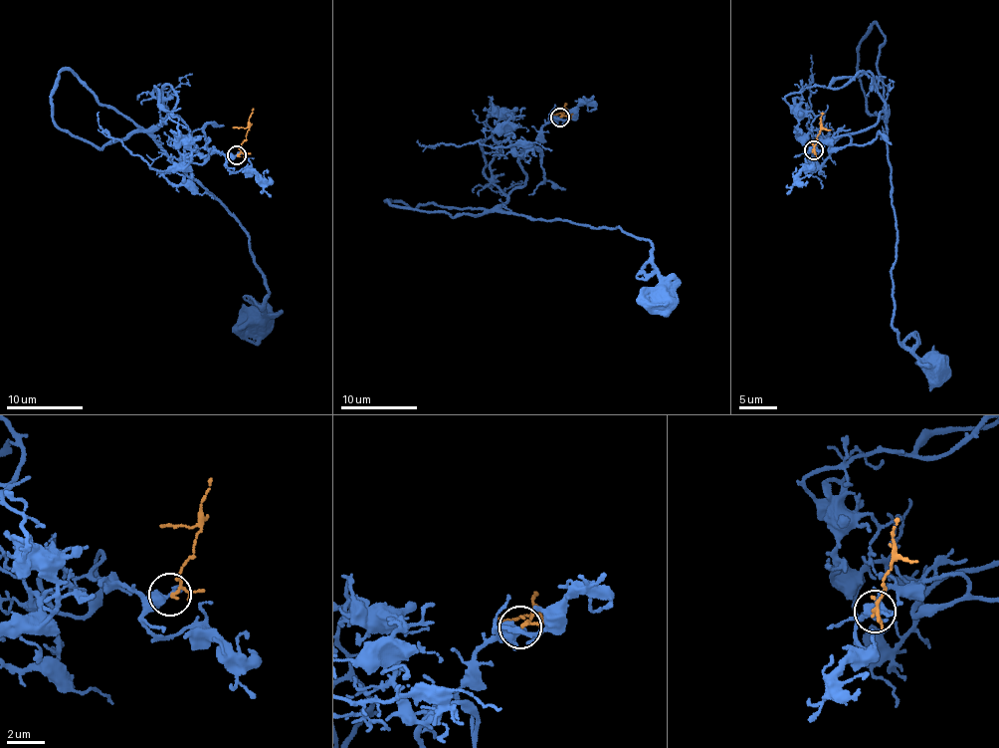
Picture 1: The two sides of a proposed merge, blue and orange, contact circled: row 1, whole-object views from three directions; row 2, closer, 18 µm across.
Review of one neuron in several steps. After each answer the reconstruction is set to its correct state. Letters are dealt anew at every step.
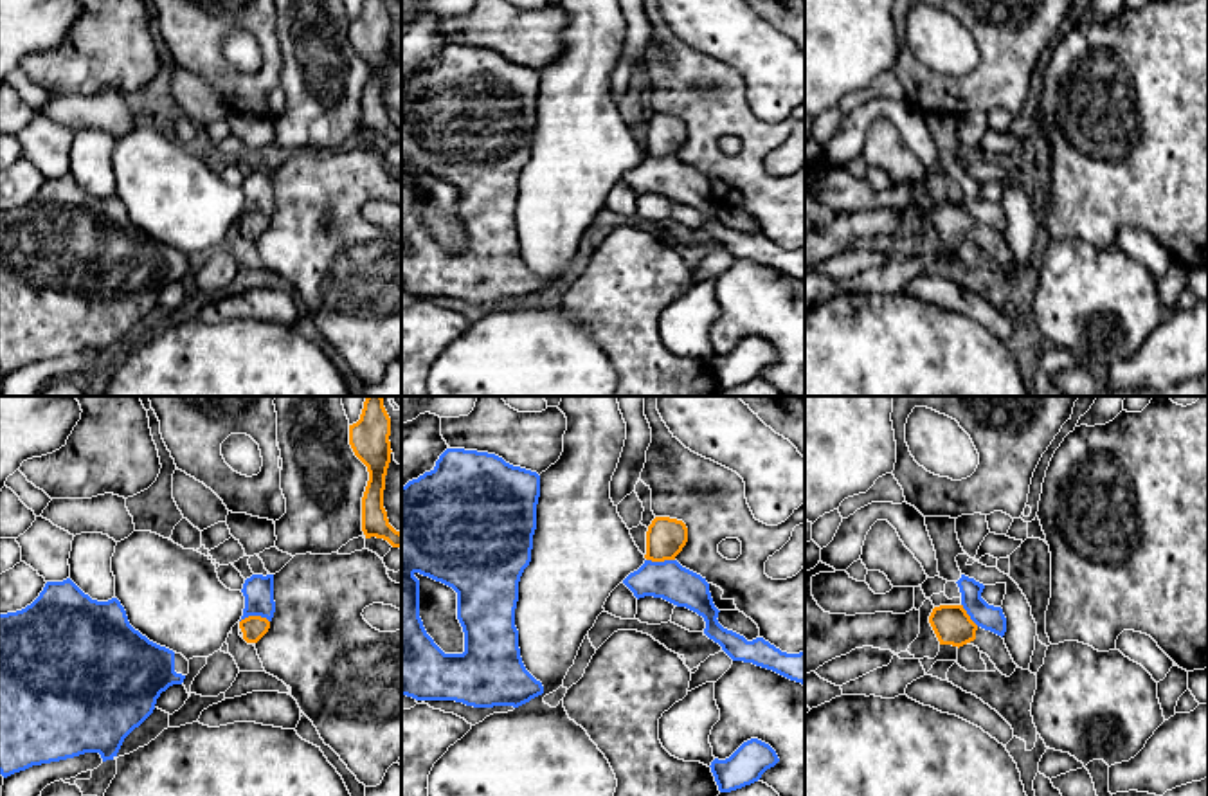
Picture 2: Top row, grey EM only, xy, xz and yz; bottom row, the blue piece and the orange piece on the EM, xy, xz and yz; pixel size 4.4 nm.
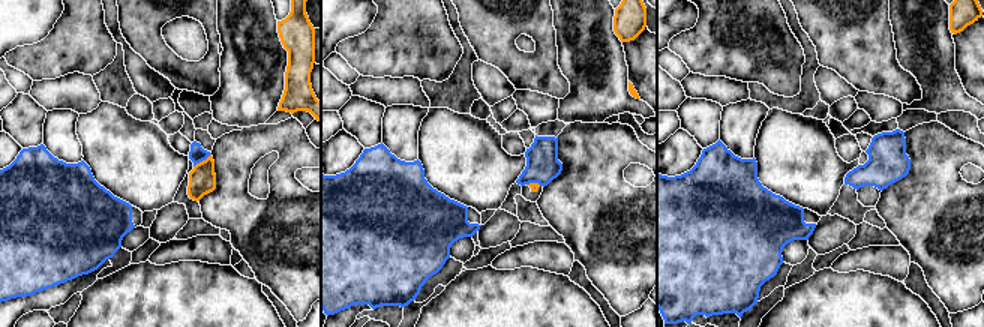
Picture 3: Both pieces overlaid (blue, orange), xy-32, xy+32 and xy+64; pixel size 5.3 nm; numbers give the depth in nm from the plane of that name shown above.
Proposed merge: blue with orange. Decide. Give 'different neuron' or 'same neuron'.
different neuron

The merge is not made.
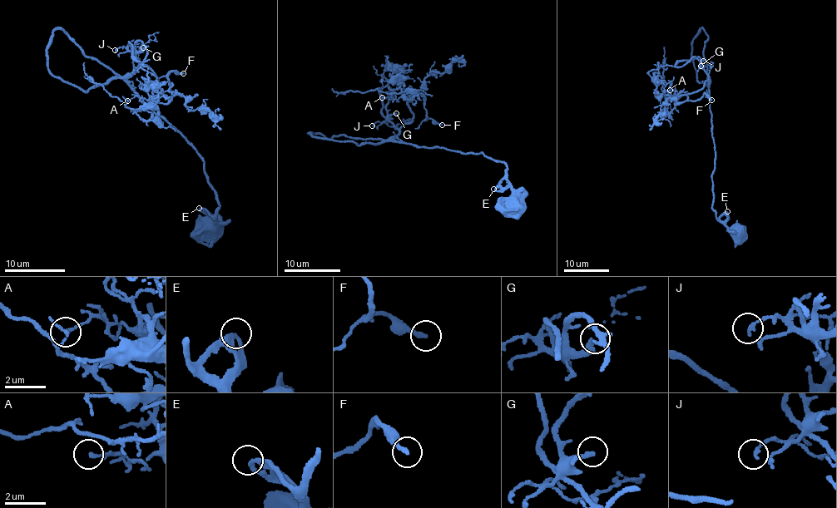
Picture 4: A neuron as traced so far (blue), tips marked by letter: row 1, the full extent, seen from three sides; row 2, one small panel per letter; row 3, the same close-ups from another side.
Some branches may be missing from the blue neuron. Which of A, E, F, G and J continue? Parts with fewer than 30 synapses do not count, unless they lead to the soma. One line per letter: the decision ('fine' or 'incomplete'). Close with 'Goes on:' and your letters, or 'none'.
A: fine
E: fine
F: incomplete
G: incomplete
J: fine
Goes on: F, G

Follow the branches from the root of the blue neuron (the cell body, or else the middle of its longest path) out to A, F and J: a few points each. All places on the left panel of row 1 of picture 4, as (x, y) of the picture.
A: (210, 225), (219, 204), (200, 154), (128, 84), (128, 76), (146, 64), (156, 80), (154, 98), (127, 101)
F: (210, 225), (219, 204), (200, 154), (128, 84), (146, 64), (165, 104), (167, 77), (183, 73)
J: (210, 225), (219, 204), (203, 160), (128, 84), (128, 76), (138, 67), (137, 56), (115, 50)

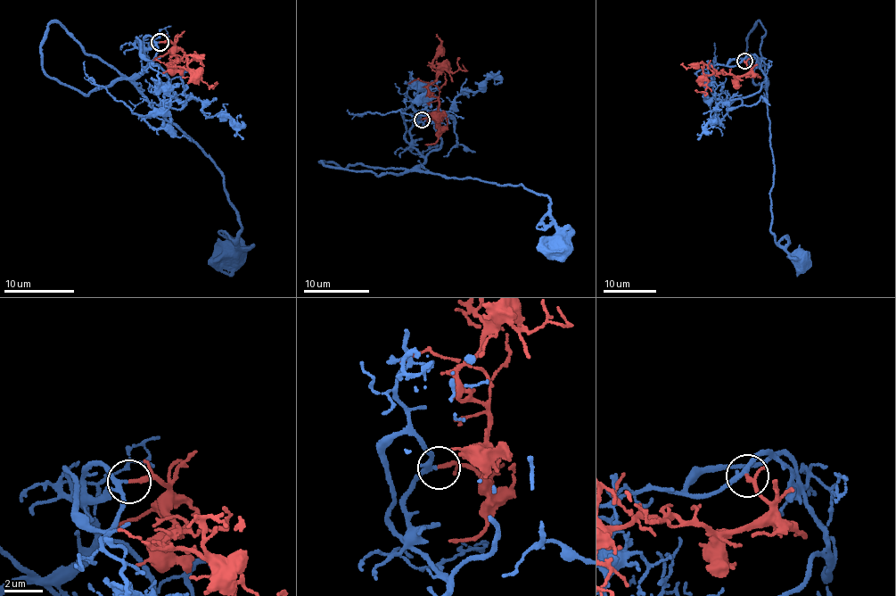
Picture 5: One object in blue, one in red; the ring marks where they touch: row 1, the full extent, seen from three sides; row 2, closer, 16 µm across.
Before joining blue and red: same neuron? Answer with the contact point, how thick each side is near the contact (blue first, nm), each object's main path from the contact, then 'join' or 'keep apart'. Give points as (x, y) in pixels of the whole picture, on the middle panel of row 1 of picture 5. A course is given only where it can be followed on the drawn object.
place (422, 120); calibres 240 and 200 nm; course blue (421, 120), (412, 127), (411, 139), (425, 160), (420, 170), (503, 186), (521, 184), (546, 195), (557, 245); course red (421, 120), (439, 121), (438, 99), (429, 86), (436, 78), (434, 67), (442, 40), (436, 34); join

